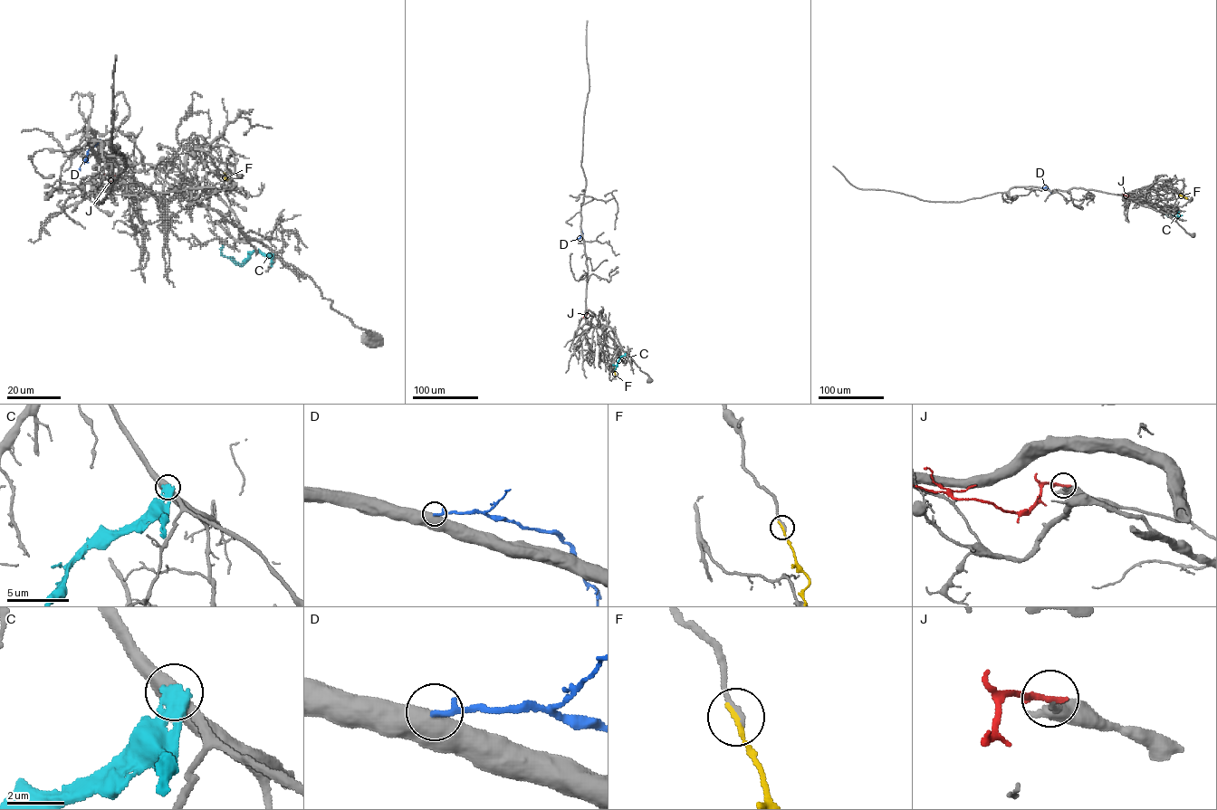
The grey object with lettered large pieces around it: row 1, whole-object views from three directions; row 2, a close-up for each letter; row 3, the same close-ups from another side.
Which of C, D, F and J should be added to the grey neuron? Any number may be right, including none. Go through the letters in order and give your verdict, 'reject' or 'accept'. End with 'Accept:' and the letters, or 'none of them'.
C: reject
D: reject
F: reject
J: reject
Accept: none of them

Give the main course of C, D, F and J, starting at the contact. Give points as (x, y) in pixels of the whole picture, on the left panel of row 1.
C: (273, 253), (253, 252), (237, 264), (222, 253), (225, 242)
D: (93, 145), (87, 152), (80, 170)
F: (223, 172), (228, 177), (230, 190)
J: (99, 176), (102, 176), (109, 181), (122, 176)

